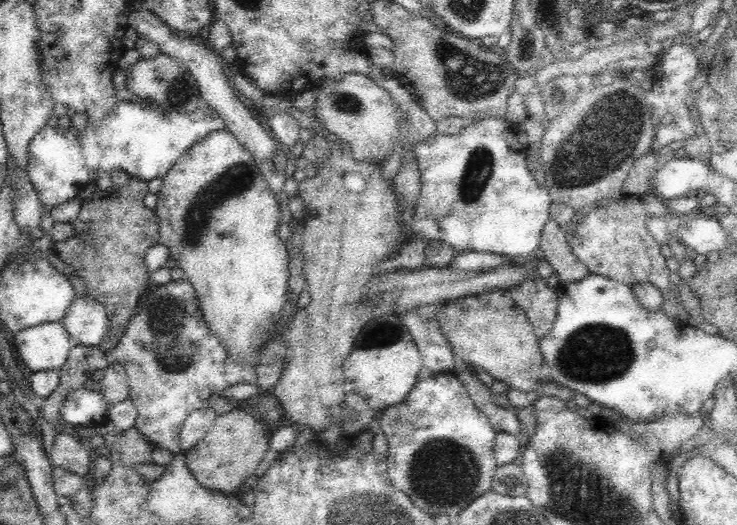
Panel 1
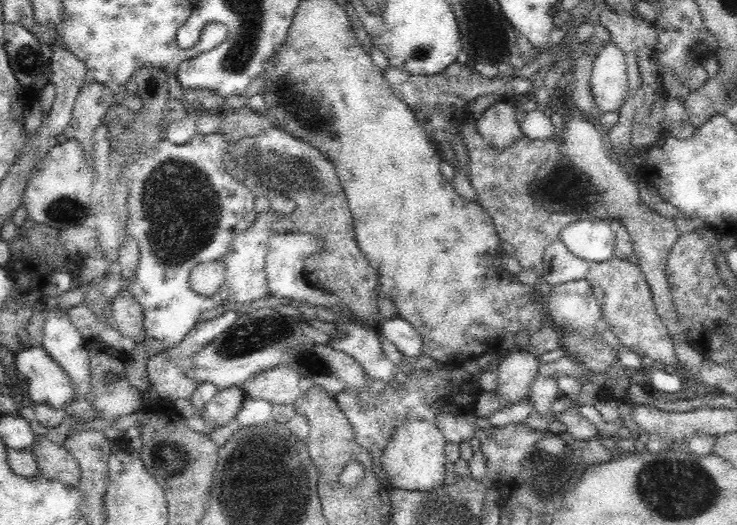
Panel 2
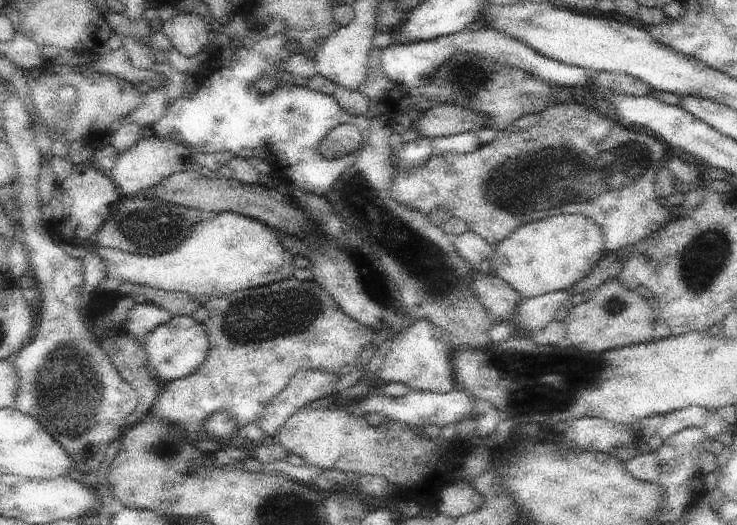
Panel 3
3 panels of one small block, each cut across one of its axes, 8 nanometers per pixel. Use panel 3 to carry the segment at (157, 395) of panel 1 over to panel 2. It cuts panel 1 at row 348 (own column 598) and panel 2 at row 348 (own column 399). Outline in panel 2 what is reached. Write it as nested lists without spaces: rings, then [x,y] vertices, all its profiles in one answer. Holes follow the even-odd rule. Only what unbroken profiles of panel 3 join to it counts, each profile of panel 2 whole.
[[[226,309],[226,312],[221,315],[209,320],[197,322],[195,327],[181,340],[182,342],[180,342],[180,344],[168,351],[159,352],[151,356],[148,359],[146,370],[151,386],[156,390],[158,396],[170,398],[172,401],[176,399],[189,399],[198,384],[183,373],[183,370],[181,370],[181,362],[190,355],[196,354],[196,352],[204,348],[206,344],[210,344],[218,335],[222,335],[223,332],[226,332],[228,328],[236,322],[238,316],[239,314],[235,311]]]

